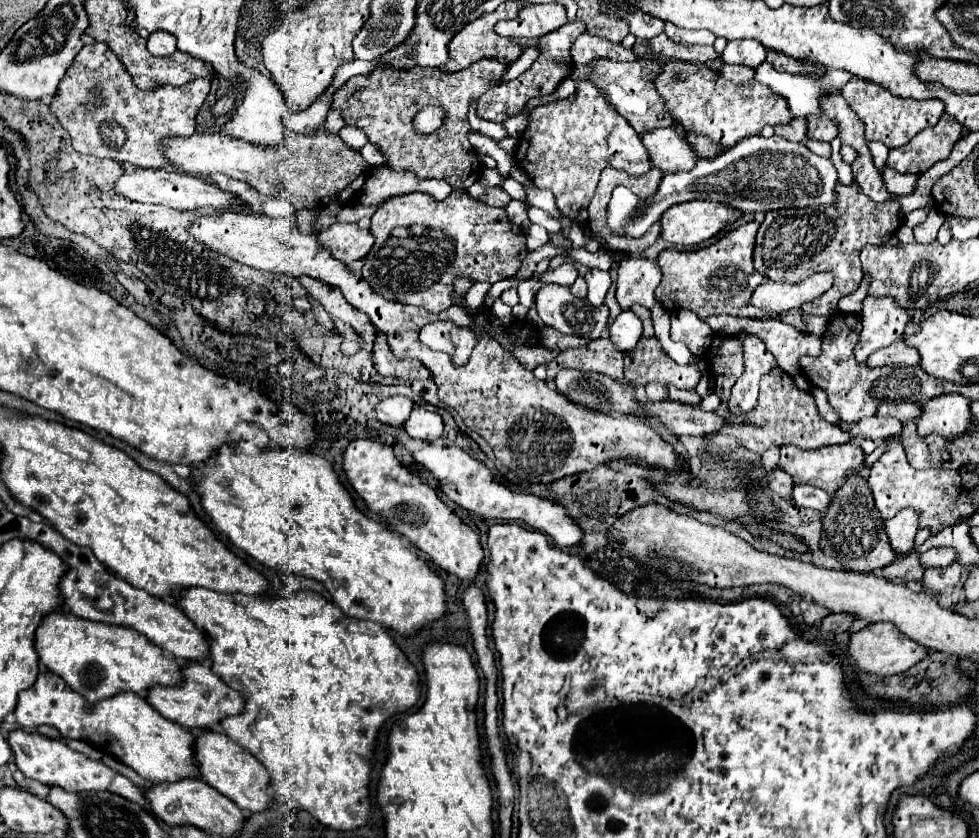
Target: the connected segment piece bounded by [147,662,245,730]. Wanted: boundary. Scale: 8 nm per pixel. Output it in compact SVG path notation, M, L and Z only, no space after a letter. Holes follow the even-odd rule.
M187 662L183 668L183 684L177 684L175 688L163 688L155 686L149 690L147 702L159 710L167 720L173 720L189 730L215 730L217 724L229 716L235 716L243 712L245 700L243 696L227 686L213 670L199 662ZM229 696L229 698L225 698Z

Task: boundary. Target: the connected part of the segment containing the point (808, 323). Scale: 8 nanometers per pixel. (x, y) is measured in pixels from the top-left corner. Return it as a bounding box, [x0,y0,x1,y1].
[655,222,827,336]

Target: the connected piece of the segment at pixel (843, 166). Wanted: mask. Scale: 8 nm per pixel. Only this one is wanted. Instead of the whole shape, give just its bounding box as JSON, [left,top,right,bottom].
[830,138,854,185]

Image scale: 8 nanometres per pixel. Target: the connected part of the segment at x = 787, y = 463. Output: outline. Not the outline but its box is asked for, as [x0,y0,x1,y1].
[779,442,863,494]

